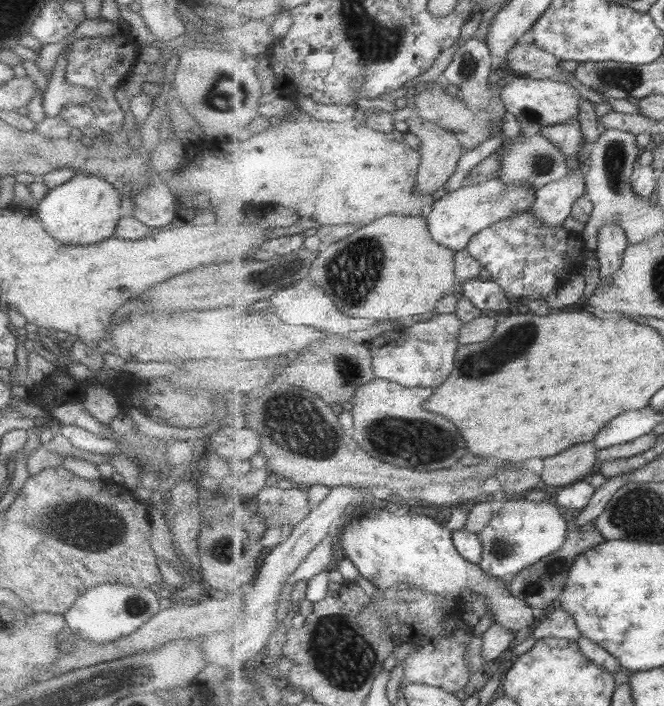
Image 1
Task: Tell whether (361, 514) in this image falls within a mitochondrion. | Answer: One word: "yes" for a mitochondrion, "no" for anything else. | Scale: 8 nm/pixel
no

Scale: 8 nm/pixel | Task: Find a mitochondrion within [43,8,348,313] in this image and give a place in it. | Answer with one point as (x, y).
(226, 94)

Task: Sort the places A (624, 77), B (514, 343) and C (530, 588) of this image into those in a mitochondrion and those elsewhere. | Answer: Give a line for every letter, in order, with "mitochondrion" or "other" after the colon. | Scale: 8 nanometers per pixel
A: mitochondrion
B: mitochondrion
C: mitochondrion

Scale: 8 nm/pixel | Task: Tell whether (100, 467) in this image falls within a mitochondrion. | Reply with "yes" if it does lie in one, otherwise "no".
no

